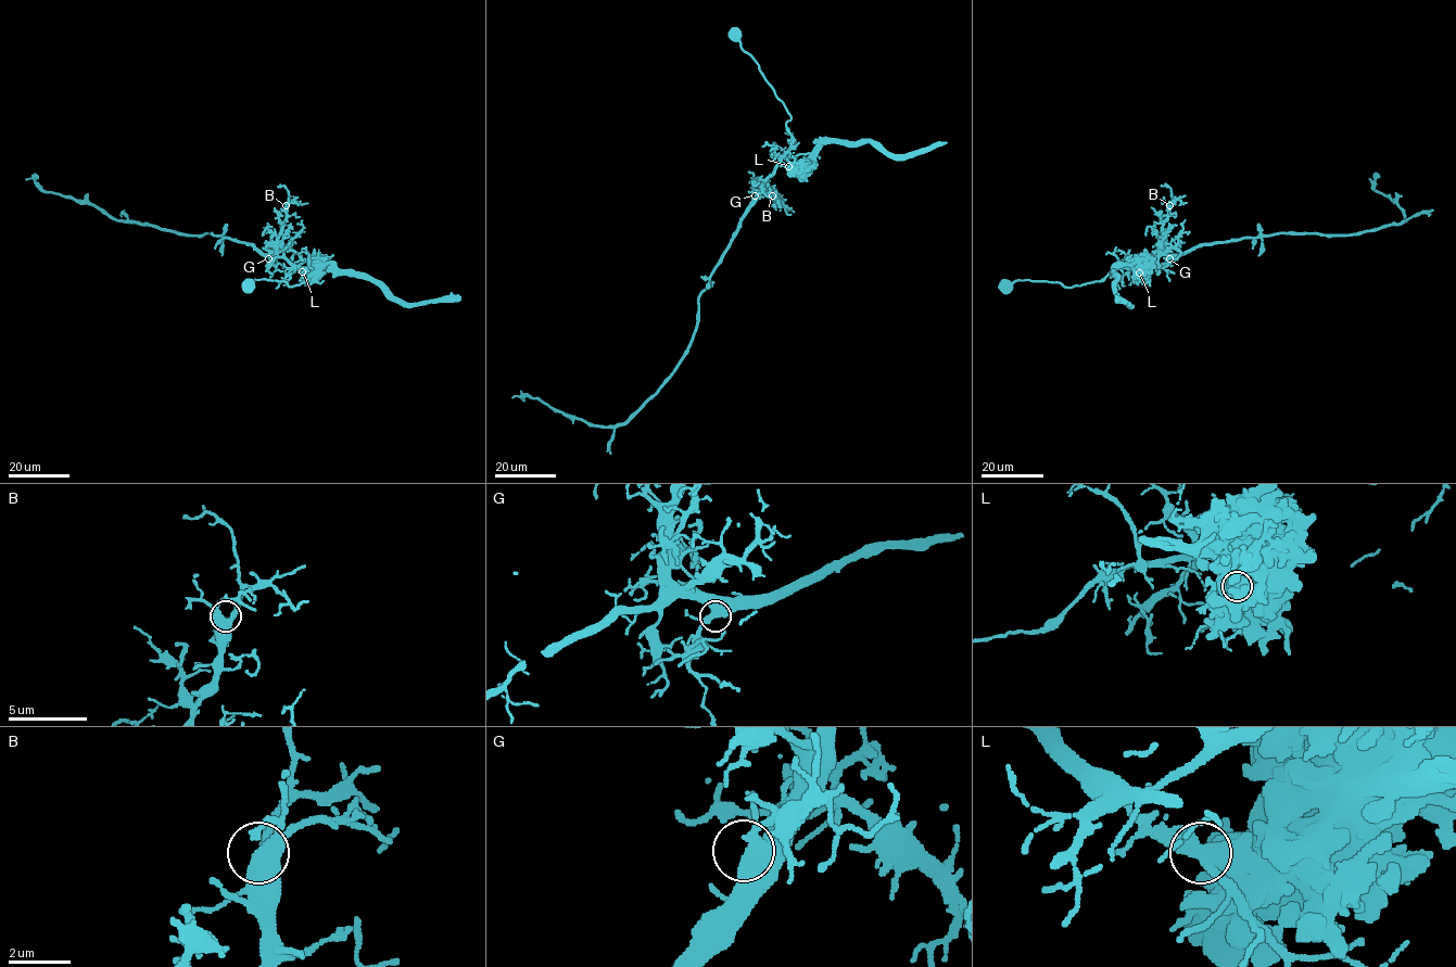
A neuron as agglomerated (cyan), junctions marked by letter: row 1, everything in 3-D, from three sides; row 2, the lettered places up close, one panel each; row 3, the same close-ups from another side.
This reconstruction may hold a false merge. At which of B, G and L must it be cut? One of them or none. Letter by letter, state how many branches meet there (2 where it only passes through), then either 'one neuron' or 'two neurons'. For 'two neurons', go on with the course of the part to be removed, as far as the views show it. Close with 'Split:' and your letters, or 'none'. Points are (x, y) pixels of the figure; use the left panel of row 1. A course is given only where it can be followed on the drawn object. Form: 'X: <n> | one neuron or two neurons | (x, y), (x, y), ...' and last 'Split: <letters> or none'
B: 3 | one neuron
G: 3 | one neuron
L: 3 | two neurons | (302, 271), (276, 254), (230, 238), (115, 220), (26, 179)
Split: L

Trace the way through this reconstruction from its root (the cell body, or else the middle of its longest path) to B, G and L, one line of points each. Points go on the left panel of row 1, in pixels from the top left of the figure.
B: (249, 284), (263, 279), (289, 287), (304, 282), (299, 280), (304, 268), (276, 254), (286, 205)
G: (249, 284), (263, 279), (289, 287), (304, 282), (299, 280), (304, 268), (276, 254), (268, 258)
L: (249, 284), (265, 279), (293, 287), (304, 282), (299, 280), (305, 271), (294, 266), (302, 271)

